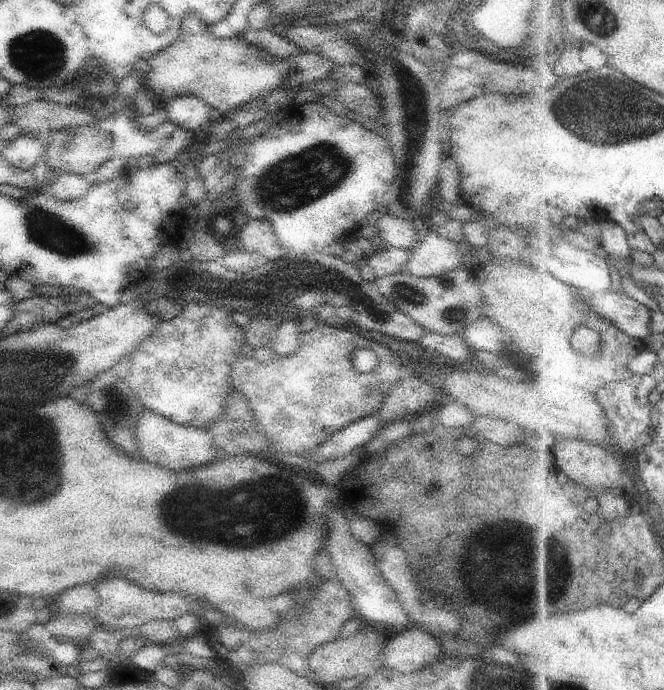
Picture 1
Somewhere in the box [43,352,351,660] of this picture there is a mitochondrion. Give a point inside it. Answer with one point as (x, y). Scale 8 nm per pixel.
(211, 516)

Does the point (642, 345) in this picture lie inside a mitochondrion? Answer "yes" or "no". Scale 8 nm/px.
no

